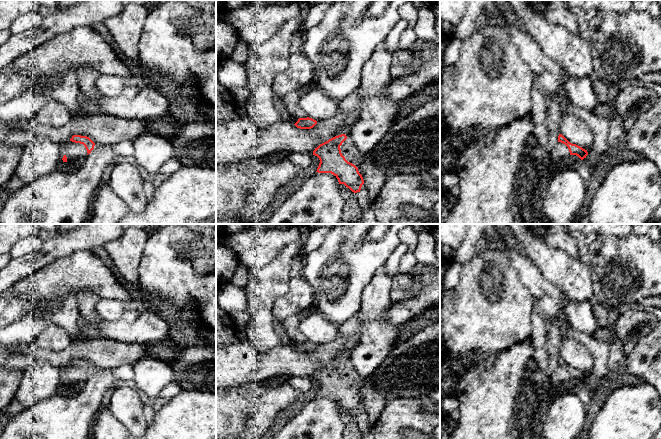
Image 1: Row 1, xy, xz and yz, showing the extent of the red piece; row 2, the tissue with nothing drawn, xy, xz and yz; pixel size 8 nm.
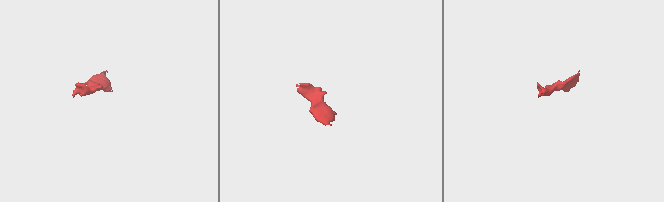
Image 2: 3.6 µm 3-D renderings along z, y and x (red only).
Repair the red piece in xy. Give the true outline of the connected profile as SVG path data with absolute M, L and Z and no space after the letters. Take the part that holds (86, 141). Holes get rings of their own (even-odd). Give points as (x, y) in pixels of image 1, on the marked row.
M73 135L65 143L58 144L59 160L79 163L94 149L95 143L87 136Z

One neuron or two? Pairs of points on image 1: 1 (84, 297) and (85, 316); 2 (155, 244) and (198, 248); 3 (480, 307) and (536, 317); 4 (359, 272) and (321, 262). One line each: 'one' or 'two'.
1: one
2: two
3: two
4: one

